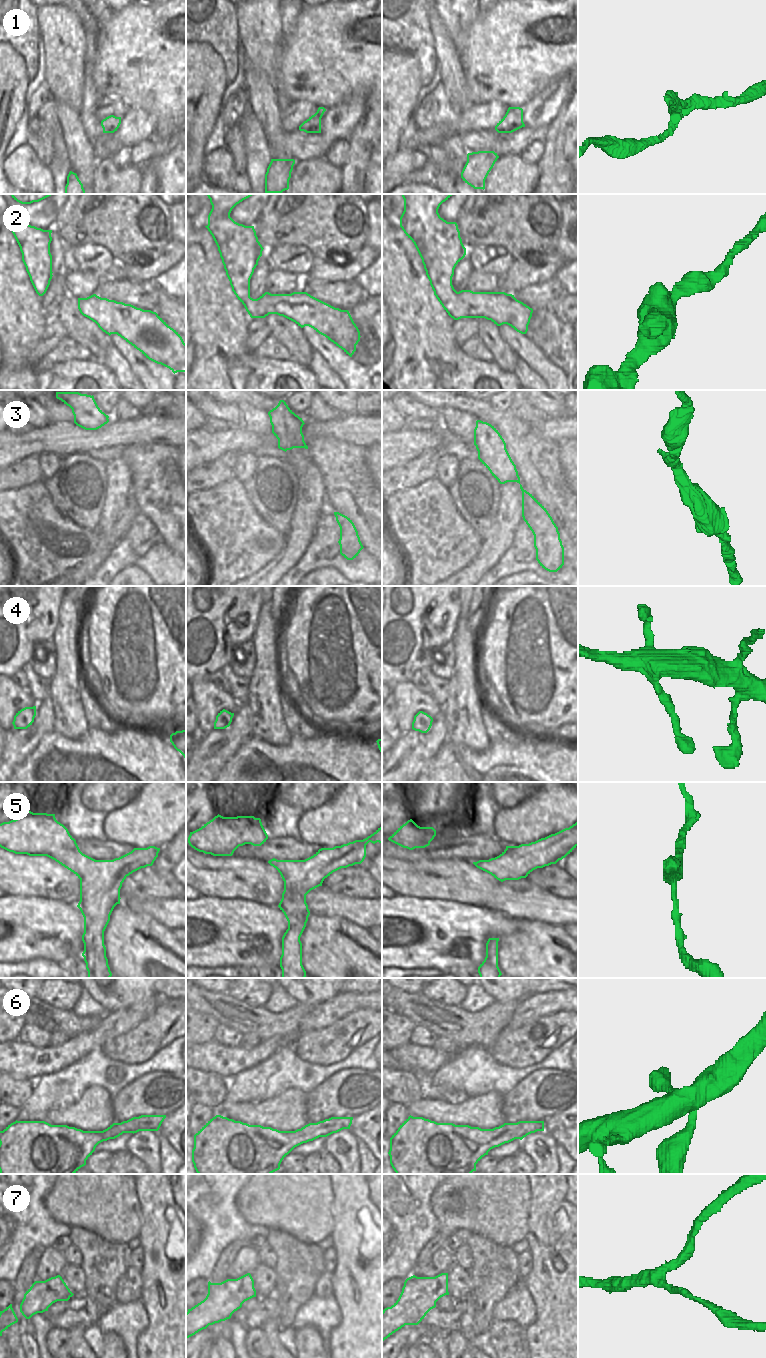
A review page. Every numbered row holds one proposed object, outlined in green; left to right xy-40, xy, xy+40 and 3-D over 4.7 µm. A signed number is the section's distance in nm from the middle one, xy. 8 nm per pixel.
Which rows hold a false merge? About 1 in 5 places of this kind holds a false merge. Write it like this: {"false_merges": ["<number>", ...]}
{"false_merges": []}

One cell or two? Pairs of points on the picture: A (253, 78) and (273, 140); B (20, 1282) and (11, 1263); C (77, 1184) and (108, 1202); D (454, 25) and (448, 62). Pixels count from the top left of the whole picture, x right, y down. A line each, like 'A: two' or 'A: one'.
A: one
B: two
C: one
D: two

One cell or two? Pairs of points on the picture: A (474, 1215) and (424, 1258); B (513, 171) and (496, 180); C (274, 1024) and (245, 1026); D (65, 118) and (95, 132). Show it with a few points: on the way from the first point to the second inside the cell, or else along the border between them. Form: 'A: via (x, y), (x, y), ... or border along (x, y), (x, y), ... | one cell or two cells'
A: via (460, 1217), (441, 1236), (436, 1244) | one cell
B: via (509, 175), (504, 180), (500, 180) | one cell
C: via (267, 1024), (252, 1024) | one cell
D: border along (80, 111), (80, 121), (91, 145) | two cells

